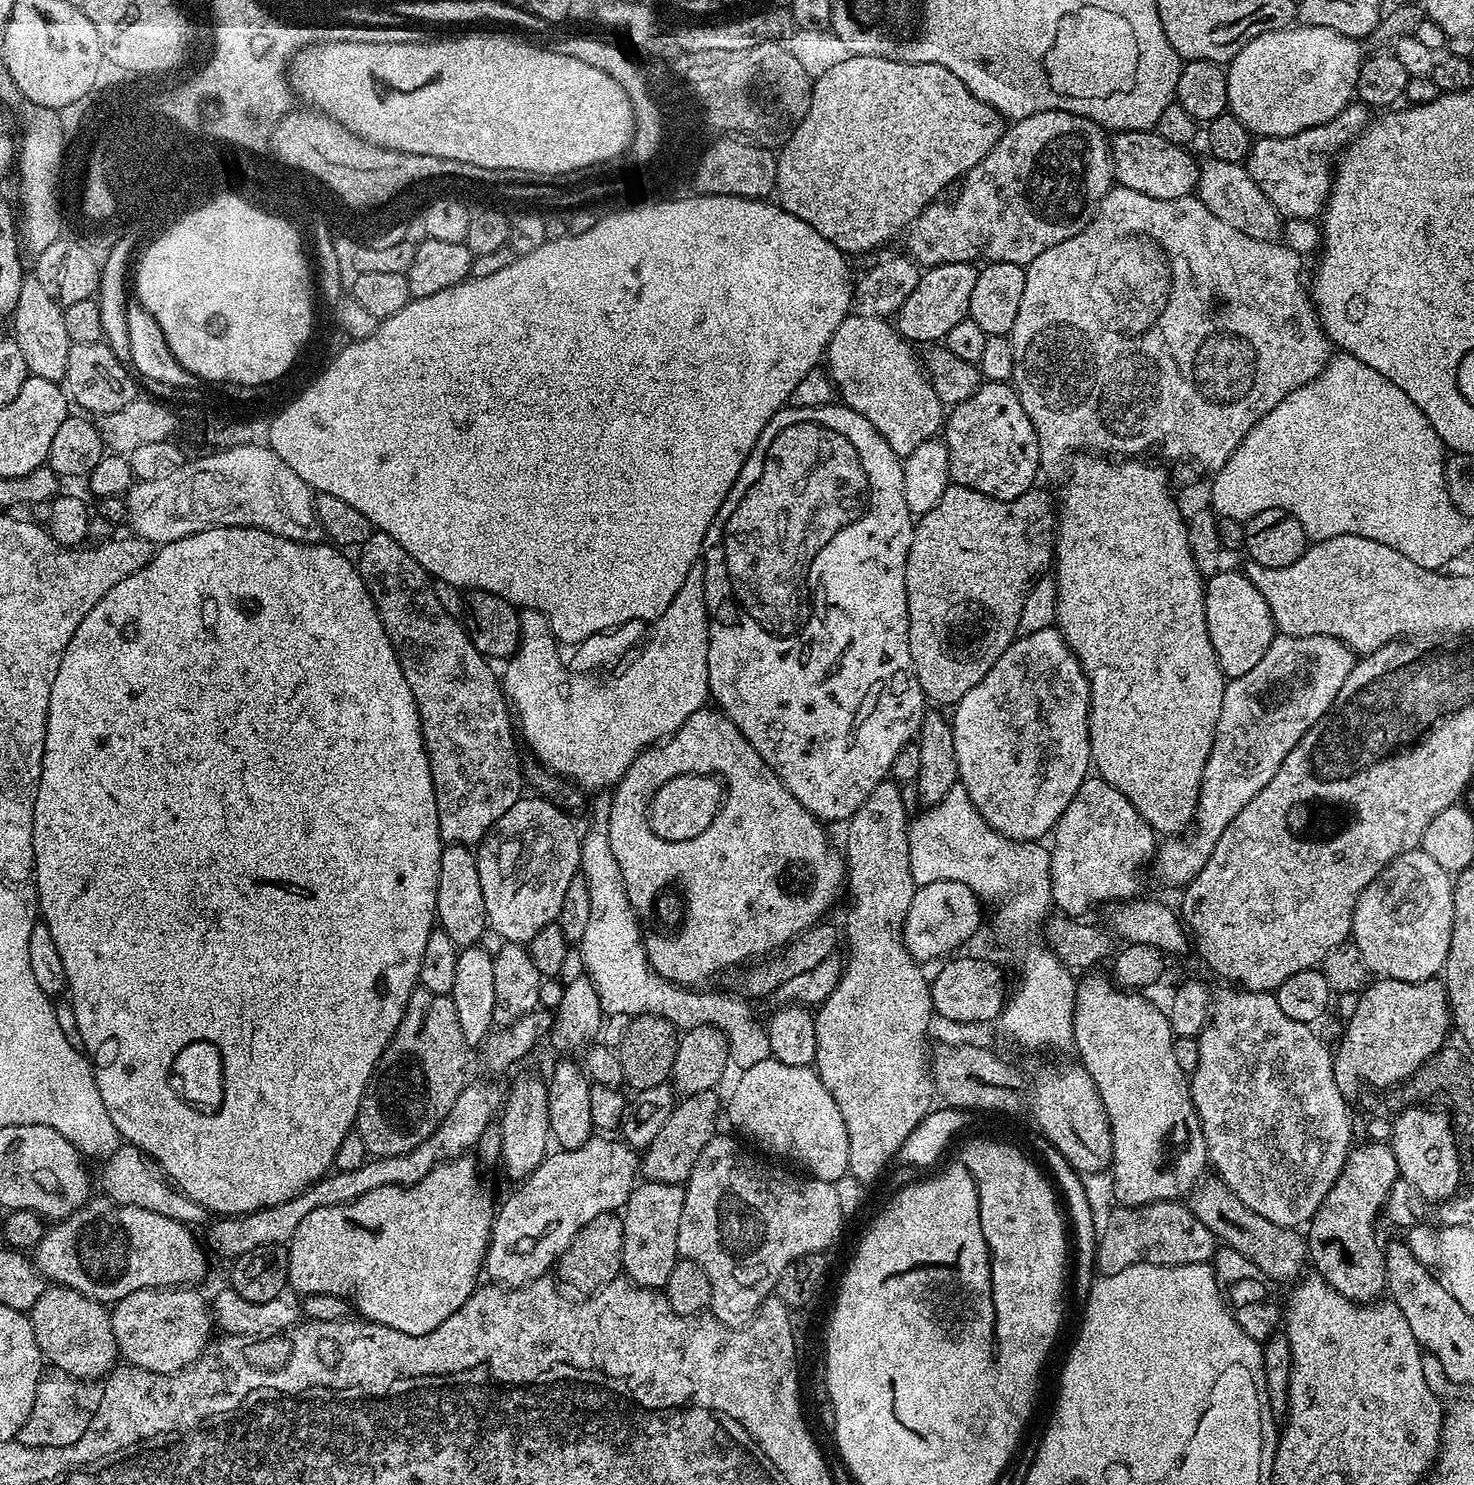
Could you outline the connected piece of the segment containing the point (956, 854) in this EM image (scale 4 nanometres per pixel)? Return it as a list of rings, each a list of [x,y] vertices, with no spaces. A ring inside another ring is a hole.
[[[952,788],[942,802],[924,810],[917,820],[915,817],[908,825],[908,845],[910,874],[917,886],[930,882],[962,882],[962,886],[970,886],[981,901],[1004,900],[1000,920],[1012,928],[1039,925],[1049,915],[1048,908],[1053,907],[1049,849],[1040,842],[1006,840],[992,831],[976,813],[965,788]]]

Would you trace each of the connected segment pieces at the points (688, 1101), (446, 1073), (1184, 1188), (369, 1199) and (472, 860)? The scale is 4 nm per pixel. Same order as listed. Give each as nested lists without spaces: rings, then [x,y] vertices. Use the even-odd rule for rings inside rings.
[[[715,1091],[699,1092],[683,1097],[673,1107],[654,1140],[639,1157],[638,1172],[644,1180],[667,1184],[684,1184],[687,1181],[694,1170],[694,1162],[698,1162],[698,1154],[702,1154],[702,1150],[706,1150],[706,1142],[717,1135],[716,1119],[722,1116],[722,1100],[720,1102],[716,1095]]]
[[[417,987],[358,1106],[354,1130],[366,1142],[369,1157],[406,1154],[434,1134],[464,1089],[468,1052],[470,1045],[462,1038],[452,997]]]
[[[1088,974],[1076,986],[1076,1005],[1072,1015],[1072,1043],[1080,1055],[1079,1063],[1096,1083],[1102,1106],[1109,1118],[1113,1140],[1110,1173],[1115,1199],[1123,1207],[1137,1208],[1159,1200],[1187,1197],[1209,1167],[1208,1147],[1202,1134],[1200,1119],[1192,1101],[1190,1080],[1178,1066],[1172,1049],[1172,1027],[1167,1011],[1151,1004],[1147,995],[1117,986],[1107,975]]]
[[[461,1154],[454,1160],[437,1162],[427,1174],[419,1180],[417,1184],[387,1184],[378,1186],[378,1190],[370,1190],[370,1194],[362,1194],[357,1200],[351,1200],[338,1206],[322,1206],[310,1210],[302,1222],[294,1230],[292,1239],[288,1241],[288,1283],[291,1291],[299,1294],[334,1294],[343,1296],[353,1309],[356,1308],[361,1317],[366,1320],[373,1320],[375,1324],[390,1326],[394,1330],[402,1330],[402,1334],[430,1334],[454,1310],[464,1307],[464,1303],[471,1298],[473,1292],[478,1287],[476,1279],[482,1276],[482,1269],[485,1267],[485,1256],[488,1250],[488,1240],[491,1238],[492,1221],[494,1217],[494,1204],[492,1206],[492,1196],[484,1189],[484,1184],[480,1181],[480,1176],[476,1173],[478,1164],[471,1155]]]
[[[458,844],[445,847],[436,883],[436,918],[439,928],[450,934],[457,949],[476,946],[482,930],[488,927],[486,901],[482,899],[482,881],[478,878],[476,858],[467,847]]]

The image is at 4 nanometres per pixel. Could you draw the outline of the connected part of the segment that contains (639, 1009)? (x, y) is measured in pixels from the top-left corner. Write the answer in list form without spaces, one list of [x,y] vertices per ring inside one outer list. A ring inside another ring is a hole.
[[[600,794],[596,801],[592,804],[592,821],[588,824],[588,829],[583,829],[580,838],[580,872],[583,875],[584,881],[586,882],[586,890],[590,890],[590,918],[586,925],[586,934],[582,934],[580,943],[578,945],[580,949],[580,955],[584,957],[584,970],[589,980],[592,981],[594,990],[598,994],[598,1002],[600,1003],[601,1013],[607,1014],[608,1012],[612,1016],[624,1016],[623,1018],[635,1018],[637,1016],[661,1016],[666,1018],[670,1023],[676,1027],[681,1033],[689,1032],[694,1030],[698,1026],[710,1026],[716,1028],[720,1032],[724,1033],[728,1037],[728,1055],[733,1065],[737,1064],[740,1070],[752,1067],[762,1062],[764,1059],[771,1057],[772,1051],[770,1050],[770,1038],[768,1037],[767,1027],[755,1024],[752,1021],[752,1008],[744,1000],[739,1000],[736,996],[727,996],[724,992],[704,992],[708,990],[689,990],[681,985],[672,984],[668,980],[663,980],[662,977],[656,975],[652,971],[648,963],[648,955],[644,953],[645,941],[640,940],[640,924],[641,921],[638,919],[635,908],[630,906],[630,902],[626,898],[626,886],[622,882],[622,870],[618,870],[618,861],[614,858],[614,850],[610,850],[610,806],[612,805],[612,797],[608,794]]]

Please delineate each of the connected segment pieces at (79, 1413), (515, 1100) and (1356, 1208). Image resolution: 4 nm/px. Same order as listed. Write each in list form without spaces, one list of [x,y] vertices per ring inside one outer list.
[[[45,1367],[40,1373],[38,1390],[34,1394],[34,1406],[18,1437],[20,1443],[31,1448],[55,1450],[78,1442],[78,1438],[86,1434],[92,1416],[98,1410],[101,1391],[99,1383],[79,1380],[74,1374],[66,1374],[66,1370]]]
[[[534,1076],[522,1081],[503,1101],[498,1123],[502,1134],[500,1160],[502,1165],[504,1164],[504,1172],[510,1179],[516,1180],[515,1182],[523,1182],[542,1163],[550,1151],[552,1131],[548,1113],[547,1083]]]
[[[1357,1143],[1349,1151],[1344,1169],[1338,1174],[1334,1186],[1330,1186],[1322,1206],[1318,1206],[1318,1210],[1306,1225],[1308,1259],[1311,1267],[1316,1267],[1313,1268],[1315,1275],[1323,1278],[1335,1292],[1342,1294],[1347,1300],[1355,1300],[1359,1305],[1379,1301],[1385,1295],[1388,1287],[1384,1248],[1376,1241],[1376,1215],[1381,1215],[1387,1202],[1387,1196],[1391,1193],[1391,1187],[1400,1174],[1398,1162],[1392,1153],[1391,1143],[1367,1143]]]

